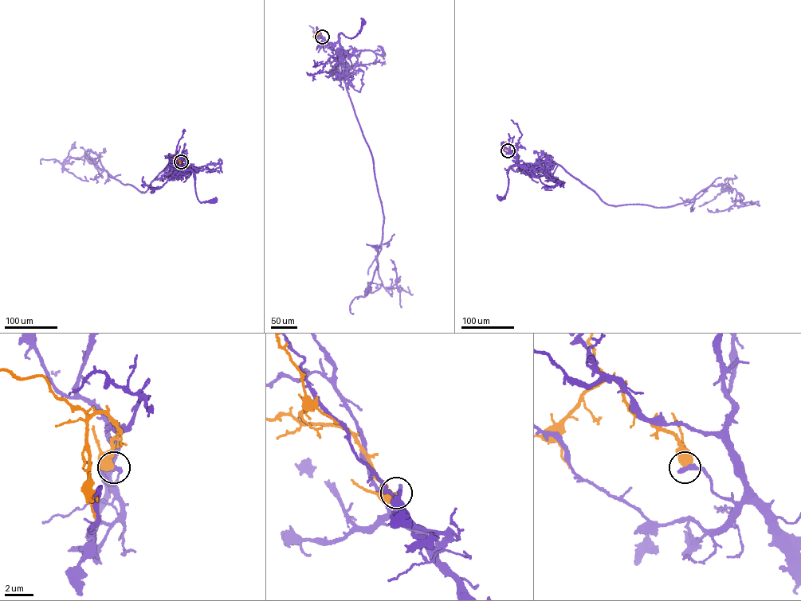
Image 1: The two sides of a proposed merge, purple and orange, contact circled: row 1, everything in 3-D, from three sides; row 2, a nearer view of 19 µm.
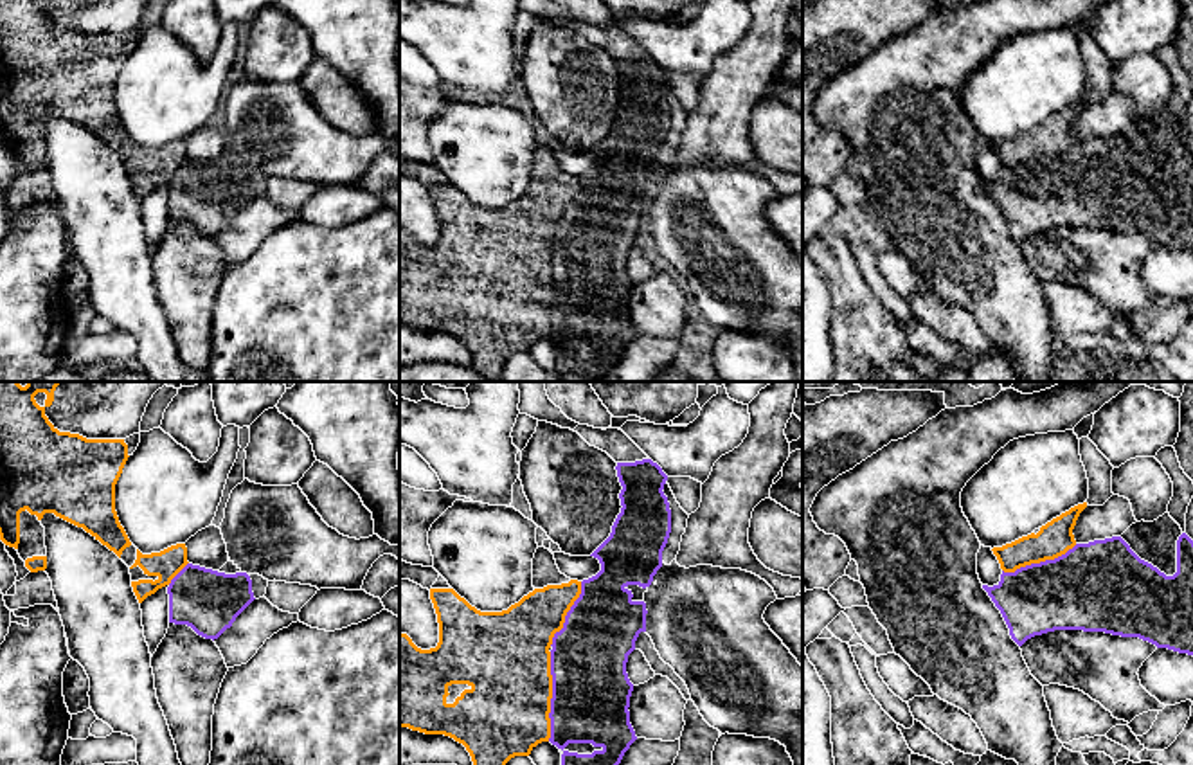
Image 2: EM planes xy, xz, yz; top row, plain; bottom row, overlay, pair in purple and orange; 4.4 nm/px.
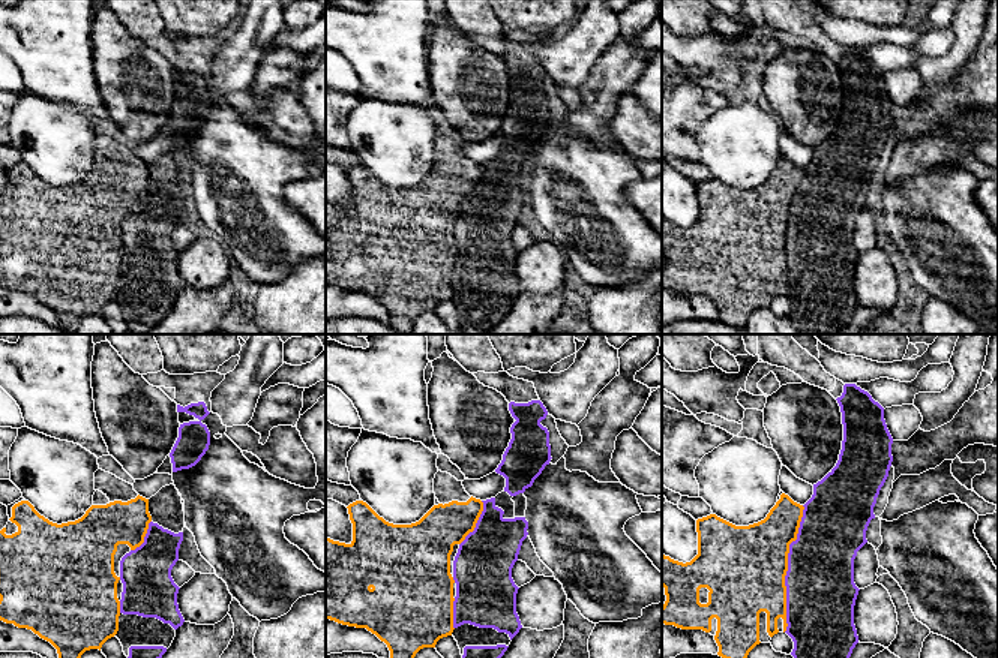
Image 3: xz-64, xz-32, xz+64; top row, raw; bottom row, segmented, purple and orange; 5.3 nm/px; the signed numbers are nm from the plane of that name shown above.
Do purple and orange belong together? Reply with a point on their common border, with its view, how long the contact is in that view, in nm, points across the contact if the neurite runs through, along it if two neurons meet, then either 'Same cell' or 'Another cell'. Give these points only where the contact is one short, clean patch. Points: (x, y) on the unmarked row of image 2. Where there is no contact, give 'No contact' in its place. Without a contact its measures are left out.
Touches purple at xz (553, 294). Shared border 400 nm. Another cell

